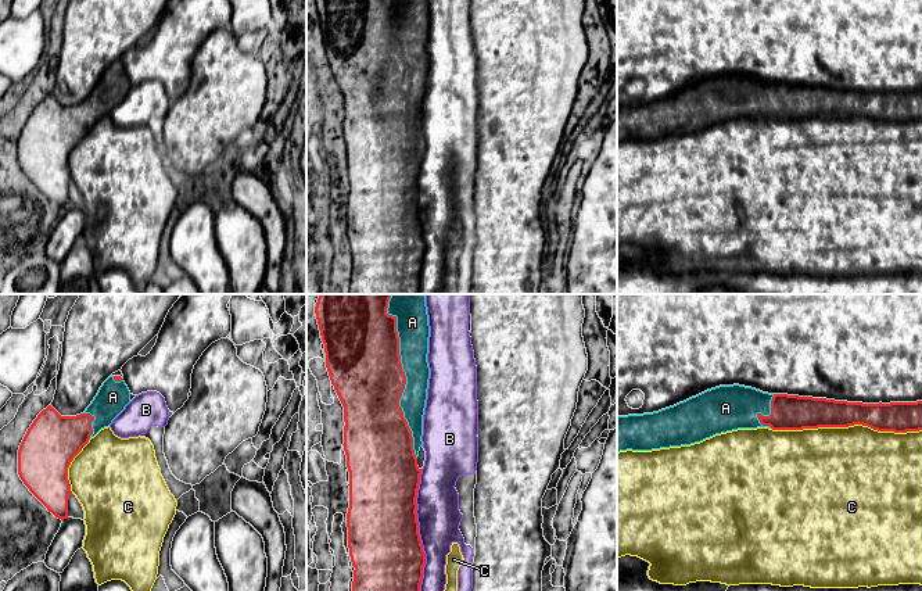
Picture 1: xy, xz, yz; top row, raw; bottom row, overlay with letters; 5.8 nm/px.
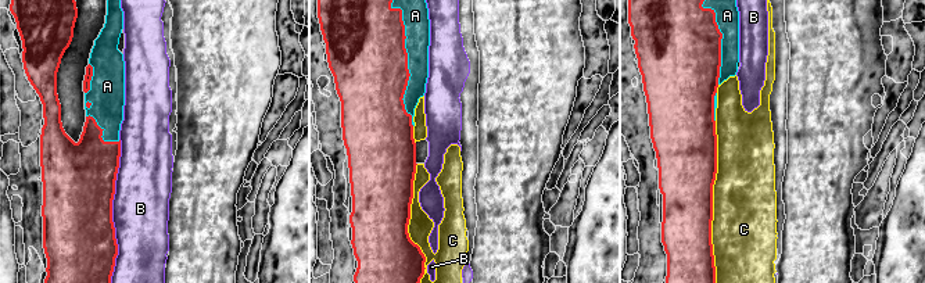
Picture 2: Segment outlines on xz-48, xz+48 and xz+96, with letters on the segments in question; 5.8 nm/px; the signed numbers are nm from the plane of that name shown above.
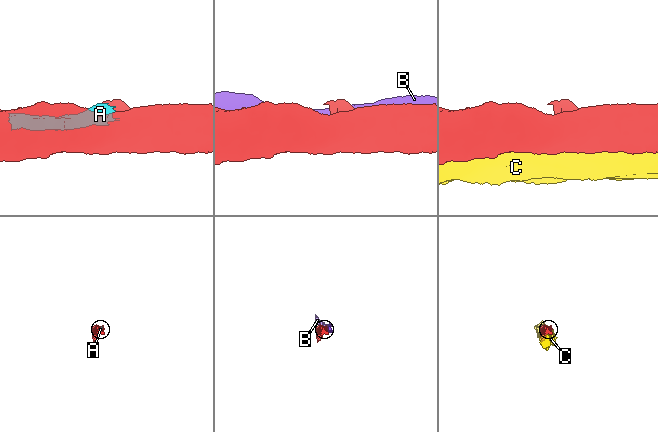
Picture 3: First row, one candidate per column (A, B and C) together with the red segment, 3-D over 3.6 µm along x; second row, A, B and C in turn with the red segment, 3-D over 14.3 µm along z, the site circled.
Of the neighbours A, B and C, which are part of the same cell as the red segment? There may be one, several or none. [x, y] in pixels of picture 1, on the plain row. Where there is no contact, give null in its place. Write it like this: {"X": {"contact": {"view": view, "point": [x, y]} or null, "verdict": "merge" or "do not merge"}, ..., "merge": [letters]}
{"A": {"contact": {"view": "xz", "point": [405, 72]}, "verdict": "merge"}, "B": {"contact": {"view": "xz", "point": [419, 226]}, "verdict": "do not merge"}, "C": {"contact": {"view": "yz", "point": [846, 115]}, "verdict": "do not merge"}, "merge": ["A"]}

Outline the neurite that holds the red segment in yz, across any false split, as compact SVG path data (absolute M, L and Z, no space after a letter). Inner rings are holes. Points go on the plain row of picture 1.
M739 74L720 75L659 101L617 105L617 142L690 135L738 118L803 119L854 114L878 121L919 121L922 90L862 93L768 83Z

